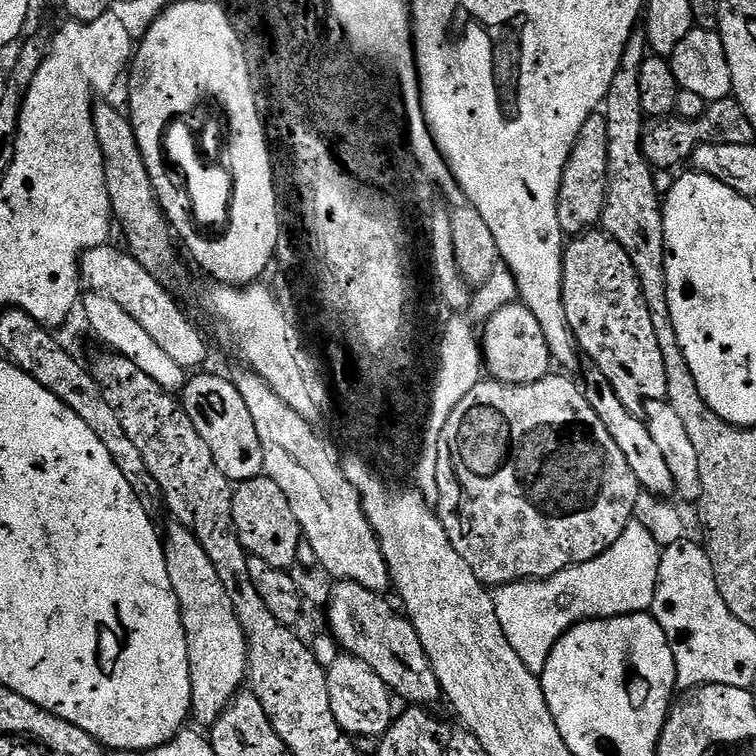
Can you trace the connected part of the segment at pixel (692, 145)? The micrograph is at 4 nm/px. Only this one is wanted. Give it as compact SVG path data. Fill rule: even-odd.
M735 98L714 100L707 105L704 113L696 120L681 118L656 118L644 129L644 137L640 143L644 148L644 156L653 169L672 168L689 159L692 151L703 144L729 144L730 146L746 146L753 143L754 130L750 126L750 118L746 118L746 110Z

